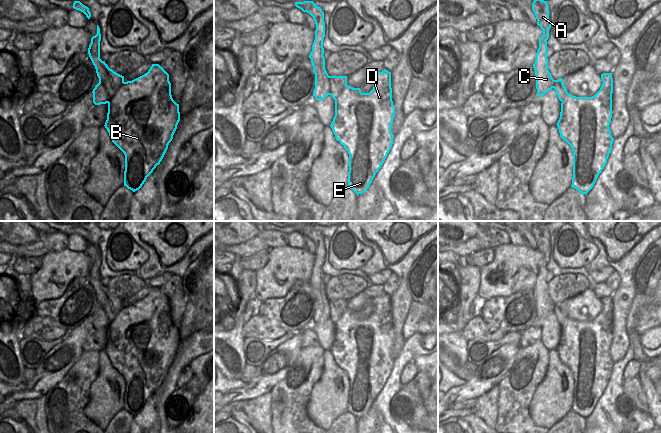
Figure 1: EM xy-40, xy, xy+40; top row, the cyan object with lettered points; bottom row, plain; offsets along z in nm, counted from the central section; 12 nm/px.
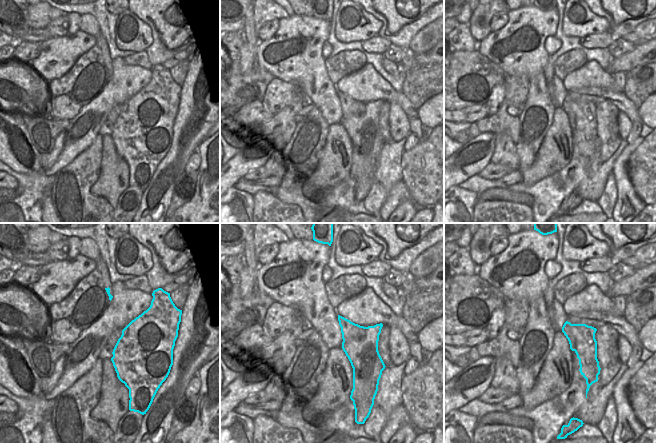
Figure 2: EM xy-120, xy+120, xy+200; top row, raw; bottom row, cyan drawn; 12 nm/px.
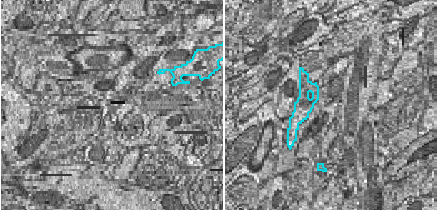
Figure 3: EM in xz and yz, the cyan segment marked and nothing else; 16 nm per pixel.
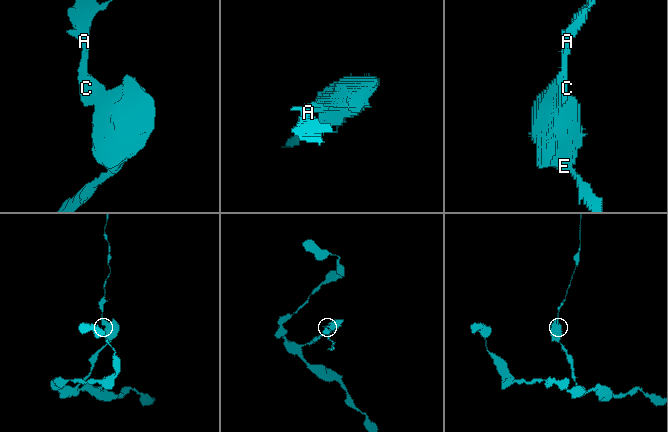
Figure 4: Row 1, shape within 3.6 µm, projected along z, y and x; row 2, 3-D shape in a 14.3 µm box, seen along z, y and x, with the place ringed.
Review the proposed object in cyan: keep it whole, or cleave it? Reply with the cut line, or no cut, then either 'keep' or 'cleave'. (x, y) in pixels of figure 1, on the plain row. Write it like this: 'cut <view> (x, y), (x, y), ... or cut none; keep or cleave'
cut xy-40 (124, 306), (107, 326); cleave

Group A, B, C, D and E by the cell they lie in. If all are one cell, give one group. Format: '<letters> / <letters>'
A C / B D E

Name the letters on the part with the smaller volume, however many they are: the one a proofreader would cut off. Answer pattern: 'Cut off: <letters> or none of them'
Cut off: A, C

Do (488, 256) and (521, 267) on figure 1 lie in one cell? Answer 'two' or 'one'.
two

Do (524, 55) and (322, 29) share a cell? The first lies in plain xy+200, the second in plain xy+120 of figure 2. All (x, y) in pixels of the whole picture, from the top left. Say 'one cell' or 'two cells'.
one cell

